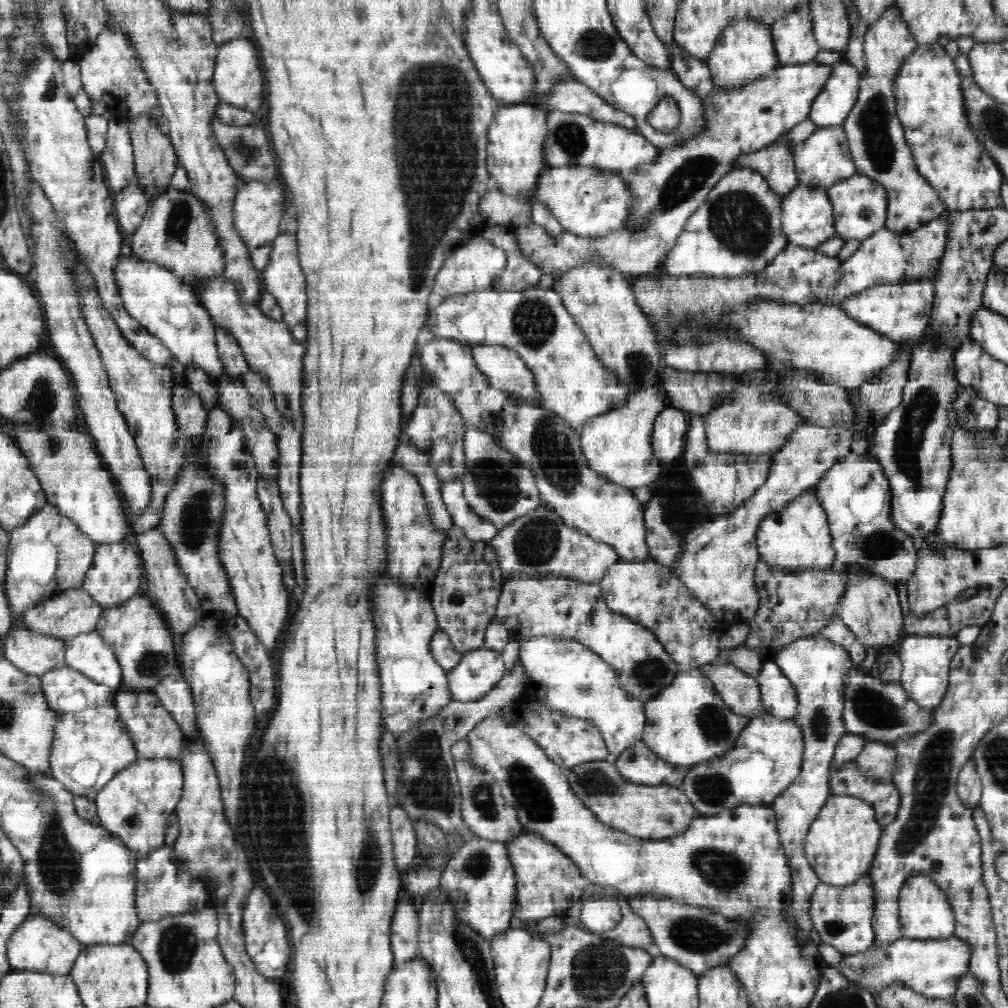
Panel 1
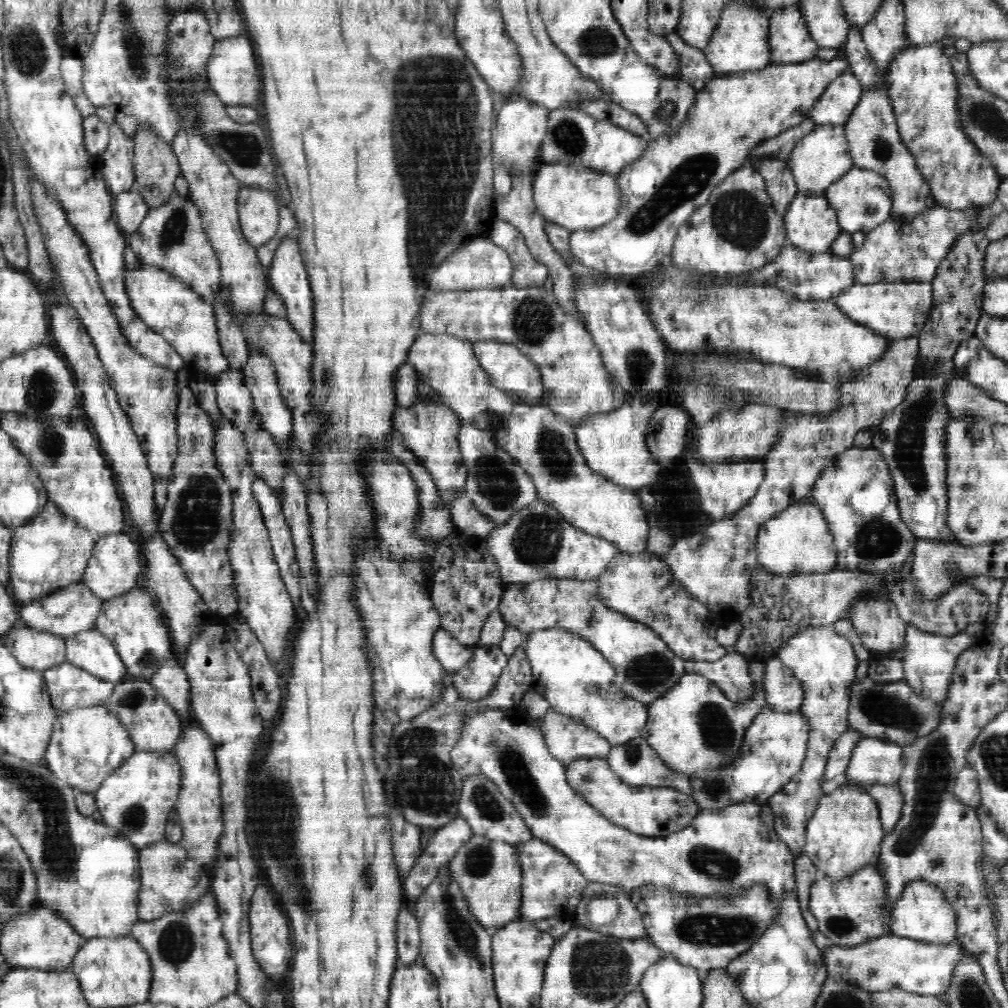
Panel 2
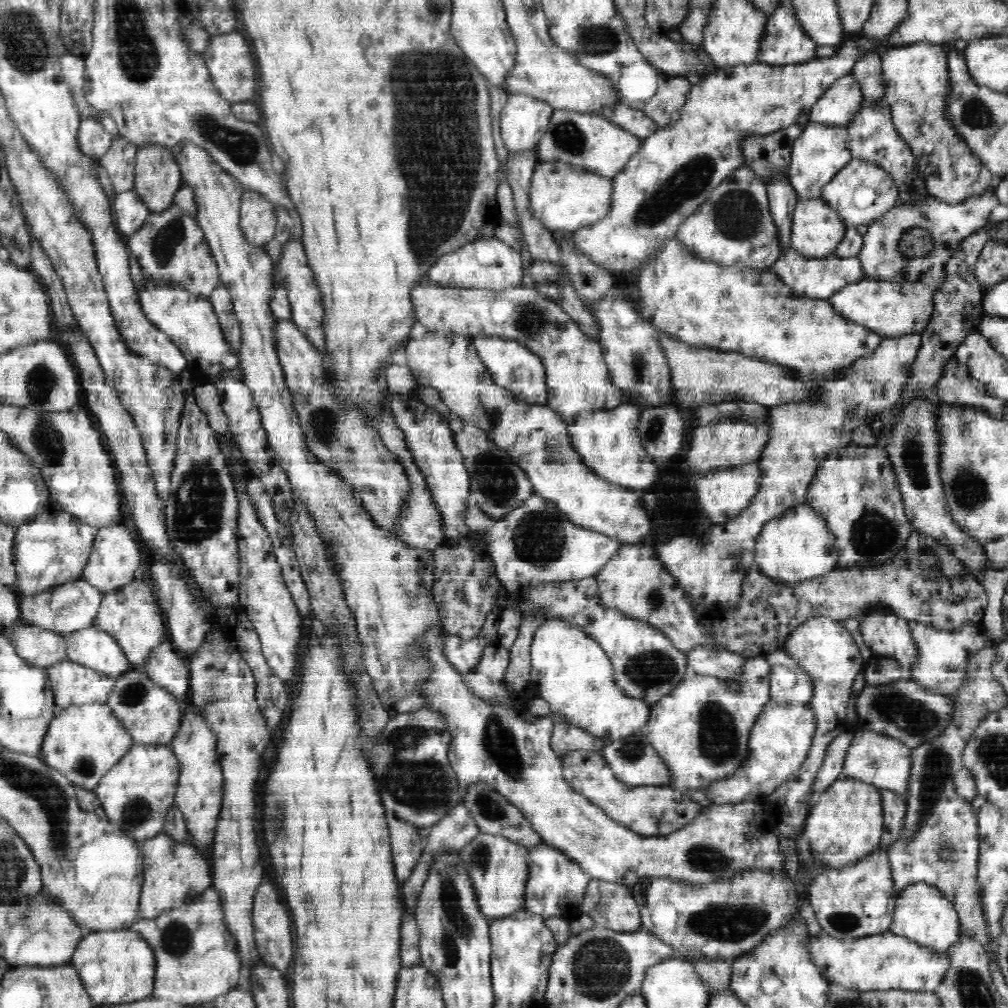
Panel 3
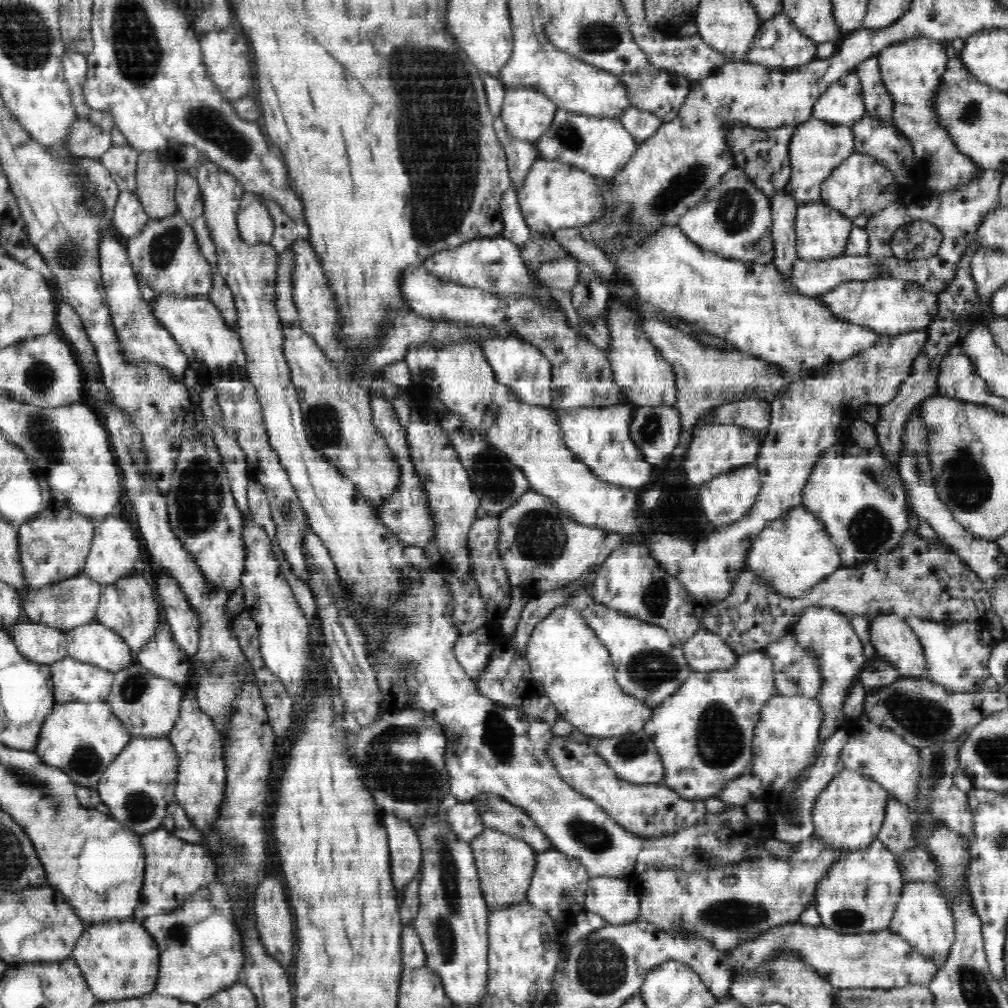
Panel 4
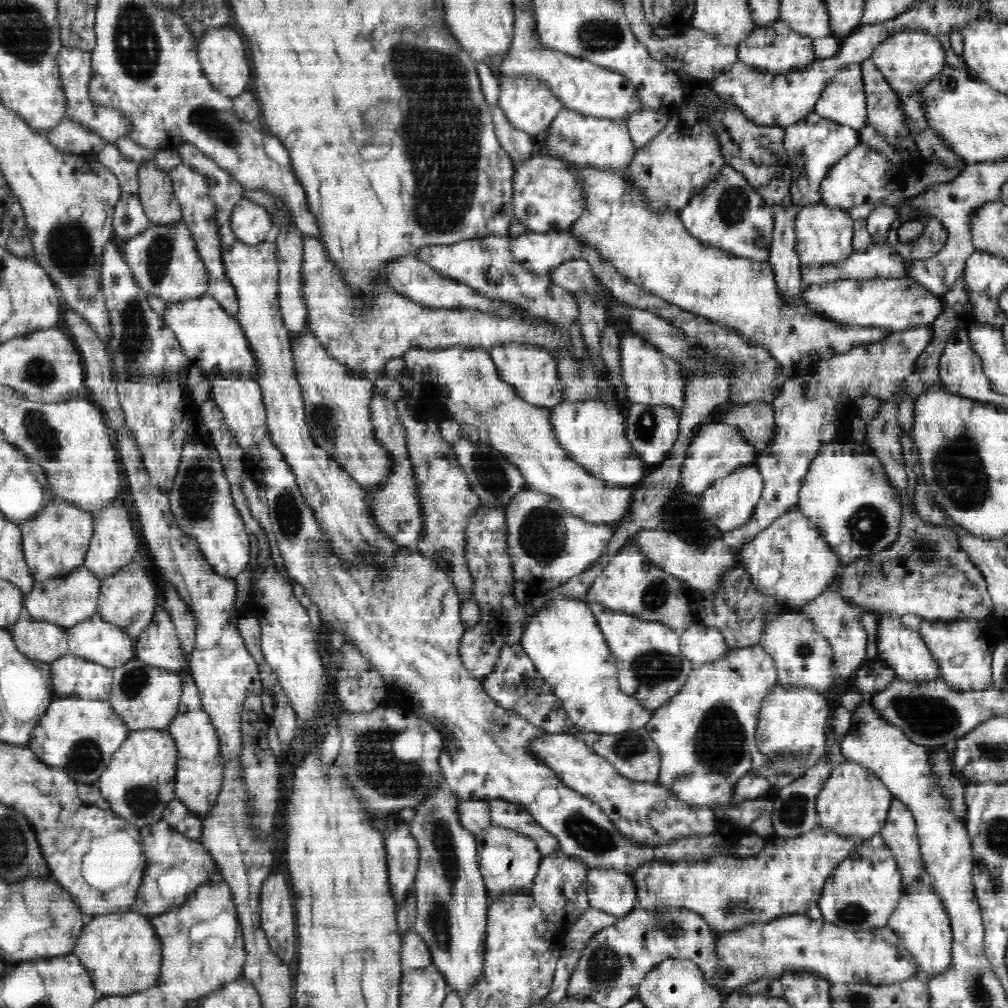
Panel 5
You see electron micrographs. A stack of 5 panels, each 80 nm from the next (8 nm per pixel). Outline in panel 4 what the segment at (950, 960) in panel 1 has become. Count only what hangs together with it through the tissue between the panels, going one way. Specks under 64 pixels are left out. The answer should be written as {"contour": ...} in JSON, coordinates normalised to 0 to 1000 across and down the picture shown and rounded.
{"contour":[[[794,915],[790,917],[772,917],[772,921],[763,920],[762,924],[746,933],[735,934],[721,944],[721,956],[726,956],[730,962],[746,962],[752,964],[760,960],[768,950],[781,946],[790,948],[813,966],[815,970],[824,973],[831,981],[842,979],[877,980],[897,979],[902,975],[915,975],[923,978],[929,968],[929,957],[918,952],[917,948],[903,940],[890,926],[882,922],[856,927],[840,927],[829,925],[824,920],[804,921]]]}

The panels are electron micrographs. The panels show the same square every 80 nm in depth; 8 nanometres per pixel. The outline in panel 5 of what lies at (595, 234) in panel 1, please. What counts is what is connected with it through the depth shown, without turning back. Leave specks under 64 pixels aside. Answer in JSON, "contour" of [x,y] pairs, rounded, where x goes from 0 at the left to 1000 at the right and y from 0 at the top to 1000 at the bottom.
{"contour":[[[530,151],[512,165],[509,174],[509,206],[511,216],[524,229],[563,229],[580,208],[580,191],[572,174],[564,169],[560,160]]]}

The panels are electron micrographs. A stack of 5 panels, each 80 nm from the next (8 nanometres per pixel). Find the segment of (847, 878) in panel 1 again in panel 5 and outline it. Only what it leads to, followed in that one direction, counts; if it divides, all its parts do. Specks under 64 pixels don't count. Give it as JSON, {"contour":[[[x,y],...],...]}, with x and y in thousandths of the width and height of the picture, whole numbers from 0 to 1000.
{"contour":[[[835,756],[826,762],[817,777],[811,791],[813,819],[827,823],[831,828],[847,829],[852,835],[865,831],[877,821],[888,791],[866,766],[855,762],[854,758]]]}

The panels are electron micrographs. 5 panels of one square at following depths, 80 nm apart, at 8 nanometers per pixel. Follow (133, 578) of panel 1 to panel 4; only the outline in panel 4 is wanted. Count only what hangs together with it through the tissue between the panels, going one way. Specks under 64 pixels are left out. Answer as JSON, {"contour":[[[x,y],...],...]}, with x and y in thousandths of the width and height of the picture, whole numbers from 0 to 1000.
{"contour":[[[105,511],[94,523],[94,532],[81,565],[82,568],[89,570],[103,582],[108,578],[115,577],[121,571],[127,570],[129,566],[133,565],[135,556],[139,554],[139,540],[131,530],[133,530],[131,522],[125,516]]]}

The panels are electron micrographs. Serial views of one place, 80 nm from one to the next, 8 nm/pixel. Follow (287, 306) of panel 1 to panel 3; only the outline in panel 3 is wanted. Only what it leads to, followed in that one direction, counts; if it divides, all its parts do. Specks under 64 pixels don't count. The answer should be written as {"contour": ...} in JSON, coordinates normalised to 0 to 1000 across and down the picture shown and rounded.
{"contour":[[[288,238],[282,242],[280,253],[275,258],[275,280],[280,278],[285,287],[285,295],[290,304],[290,315],[296,327],[308,336],[308,339],[317,348],[322,349],[321,328],[319,317],[321,317],[321,305],[319,305],[319,293],[313,284],[312,268],[306,264],[305,254],[302,253],[300,238]]]}

